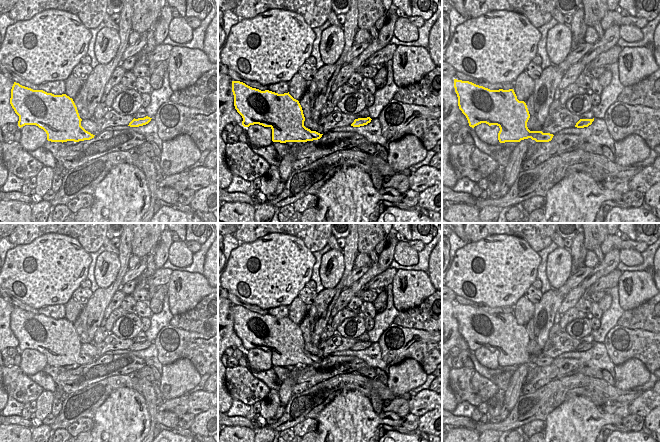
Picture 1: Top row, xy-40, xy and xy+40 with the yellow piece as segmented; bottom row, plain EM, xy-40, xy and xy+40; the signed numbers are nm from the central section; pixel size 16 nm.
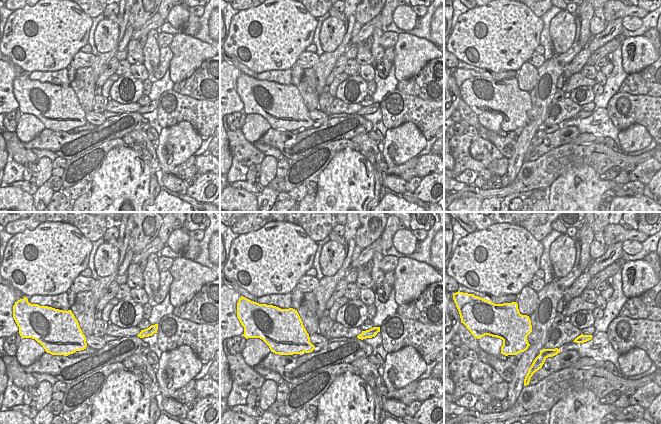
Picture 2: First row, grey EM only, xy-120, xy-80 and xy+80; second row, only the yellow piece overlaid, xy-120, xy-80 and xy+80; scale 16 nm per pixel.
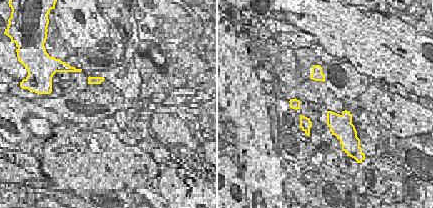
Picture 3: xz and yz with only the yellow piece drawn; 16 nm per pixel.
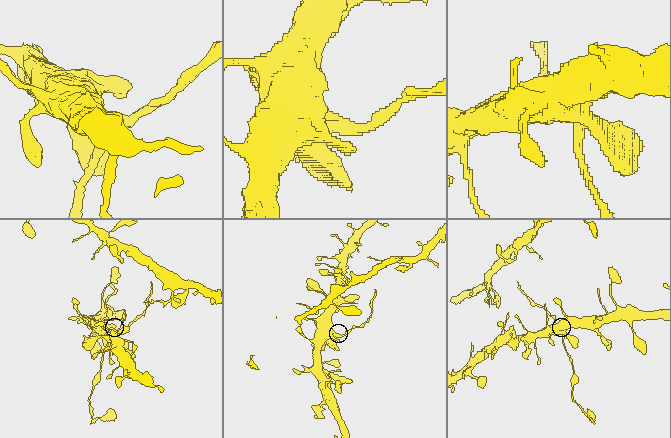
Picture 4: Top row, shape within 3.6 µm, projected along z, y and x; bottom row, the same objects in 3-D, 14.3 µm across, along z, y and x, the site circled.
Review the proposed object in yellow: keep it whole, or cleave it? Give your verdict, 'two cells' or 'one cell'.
two cells

